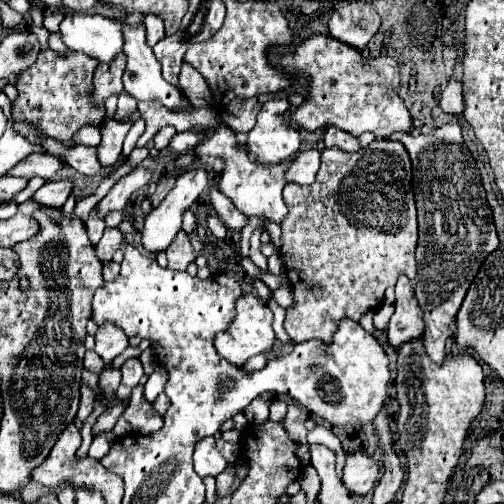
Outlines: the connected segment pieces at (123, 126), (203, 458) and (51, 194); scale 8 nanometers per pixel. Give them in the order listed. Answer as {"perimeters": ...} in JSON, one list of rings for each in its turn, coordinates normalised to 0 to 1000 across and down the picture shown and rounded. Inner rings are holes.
{"perimeters":[[[[208,236],[200,244],[200,284],[192,292],[192,312],[196,312],[200,327],[216,331],[216,327],[232,323],[232,315],[240,308],[244,276],[262,246],[260,240],[228,240],[228,236]]],[[[403,867],[387,879],[387,899],[383,899],[383,923],[387,935],[407,946],[407,942],[431,942],[446,931],[450,915],[435,903],[427,891],[427,867]]],[[[93,359],[81,375],[69,379],[65,399],[81,403],[81,407],[121,411],[129,403],[129,395],[137,391],[141,375],[145,375],[141,359]]]]}

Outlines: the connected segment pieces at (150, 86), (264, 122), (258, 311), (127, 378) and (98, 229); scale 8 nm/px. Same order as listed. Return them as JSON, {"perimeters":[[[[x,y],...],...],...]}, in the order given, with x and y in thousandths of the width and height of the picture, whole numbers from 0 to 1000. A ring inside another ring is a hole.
{"perimeters":[[[[272,46],[272,50],[260,50],[248,58],[248,113],[252,113],[252,133],[248,133],[248,145],[244,145],[244,169],[248,169],[248,181],[268,192],[272,200],[315,200],[323,204],[335,220],[347,220],[347,224],[375,224],[383,220],[383,212],[371,204],[371,192],[359,185],[359,177],[351,177],[347,169],[331,165],[319,149],[319,129],[312,125],[308,109],[304,109],[304,97],[292,89],[288,81],[288,54],[284,46]]],[[[569,196],[530,200],[506,252],[490,264],[490,300],[506,312],[510,327],[554,327],[593,304],[593,260],[569,240]]],[[[482,581],[470,593],[466,617],[470,617],[470,625],[454,641],[454,649],[446,657],[431,661],[427,692],[442,712],[450,712],[454,720],[478,728],[494,708],[502,708],[510,700],[526,700],[530,692],[542,688],[542,681],[546,681],[546,661],[542,661],[542,649],[538,649],[542,621],[530,609],[530,601],[522,601],[510,585],[498,585],[498,581]]],[[[272,708],[264,712],[252,712],[240,728],[240,740],[244,740],[244,756],[232,772],[232,788],[236,792],[260,792],[260,776],[276,764],[276,752],[284,748],[284,728],[280,728],[280,716]]],[[[185,411],[185,419],[177,423],[177,435],[173,435],[169,446],[173,446],[173,462],[177,462],[181,482],[192,486],[196,474],[200,474],[200,466],[204,466],[204,454],[208,454],[208,442],[204,442],[204,435],[196,431],[196,415],[192,415],[192,411]]]]}

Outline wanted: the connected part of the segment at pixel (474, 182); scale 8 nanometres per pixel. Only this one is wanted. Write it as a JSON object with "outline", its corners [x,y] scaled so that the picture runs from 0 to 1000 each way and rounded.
{"outline":[[[907,244],[879,248],[855,264],[780,264],[772,276],[796,280],[819,323],[819,383],[831,427],[823,577],[839,609],[843,696],[863,720],[879,720],[883,685],[895,669],[891,645],[954,522],[986,494],[990,474],[950,335],[919,284]]]}

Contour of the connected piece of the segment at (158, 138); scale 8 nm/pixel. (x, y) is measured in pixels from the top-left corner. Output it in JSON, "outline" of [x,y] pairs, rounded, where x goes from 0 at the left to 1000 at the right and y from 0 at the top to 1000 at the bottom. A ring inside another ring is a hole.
{"outline":[[[323,252],[323,256],[304,272],[308,296],[327,296],[327,292],[335,292],[335,280],[339,280],[343,268],[347,268],[347,256],[343,256],[343,252]]]}

